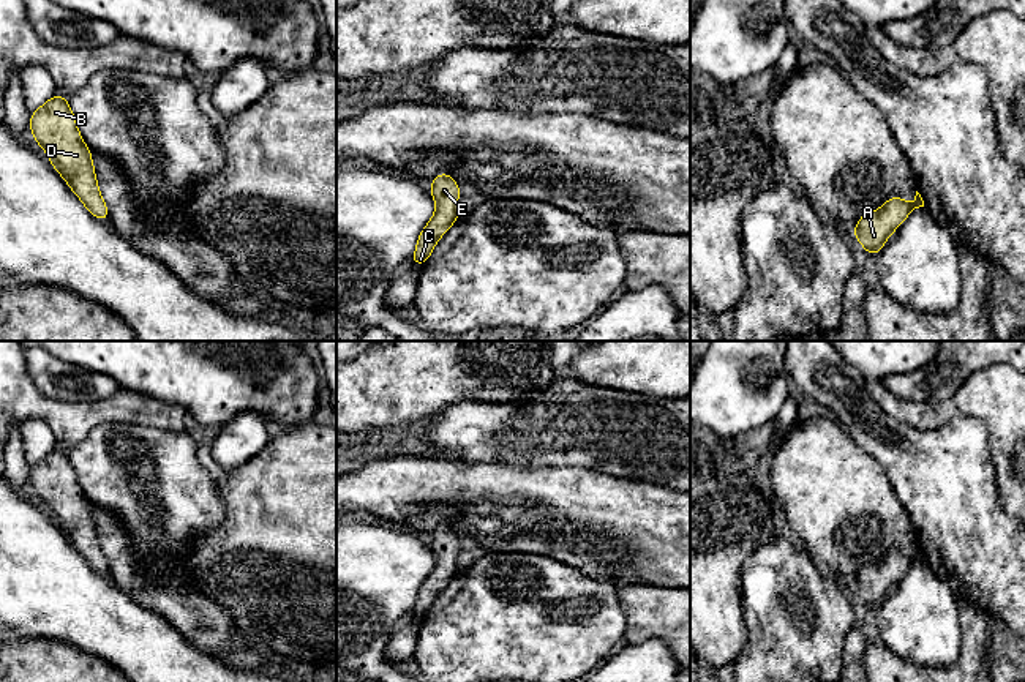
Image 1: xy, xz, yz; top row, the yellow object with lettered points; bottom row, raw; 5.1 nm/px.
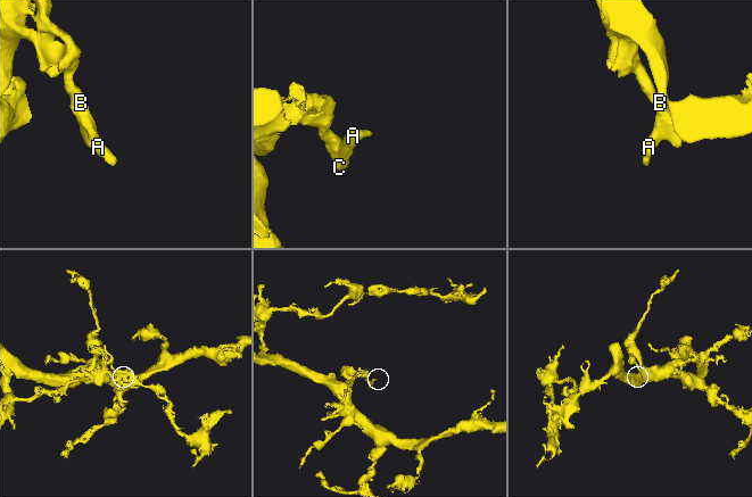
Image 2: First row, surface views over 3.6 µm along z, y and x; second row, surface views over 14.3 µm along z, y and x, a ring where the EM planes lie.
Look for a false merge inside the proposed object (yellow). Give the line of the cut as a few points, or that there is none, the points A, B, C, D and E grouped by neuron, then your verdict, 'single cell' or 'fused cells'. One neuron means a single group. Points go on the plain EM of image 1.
no cut | A B C D E | single cell

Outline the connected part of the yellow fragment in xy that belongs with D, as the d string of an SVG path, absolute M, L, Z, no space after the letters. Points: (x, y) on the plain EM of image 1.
M62 448L47 453L30 467L28 478L36 497L85 562L95 571L111 575L98 543L92 507L82 494L68 453Z

